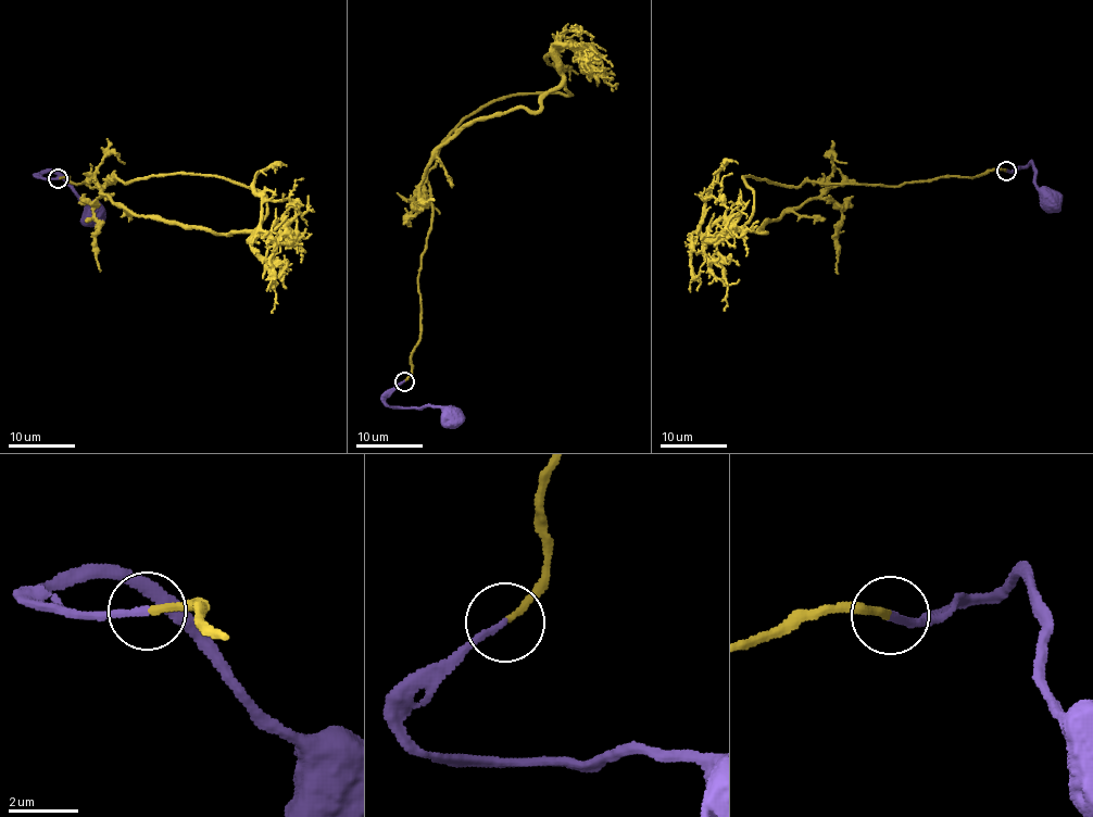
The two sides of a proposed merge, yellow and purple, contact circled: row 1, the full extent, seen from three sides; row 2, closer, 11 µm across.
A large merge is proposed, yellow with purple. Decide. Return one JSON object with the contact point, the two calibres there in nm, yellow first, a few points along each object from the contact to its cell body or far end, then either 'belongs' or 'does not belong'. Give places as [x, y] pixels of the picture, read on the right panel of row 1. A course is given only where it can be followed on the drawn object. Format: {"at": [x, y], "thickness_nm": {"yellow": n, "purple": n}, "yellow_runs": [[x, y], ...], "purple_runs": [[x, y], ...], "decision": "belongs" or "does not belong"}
{"at": [1006, 171], "thickness_nm": {"yellow": 200, "purple": 200}, "yellow_runs": [[1005, 170], [824, 184], [765, 230], [707, 239], [704, 198], [732, 160]], "purple_runs": [[1006, 170], [1016, 171], [1031, 162], [1037, 187], [1051, 201]], "decision": "belongs"}

